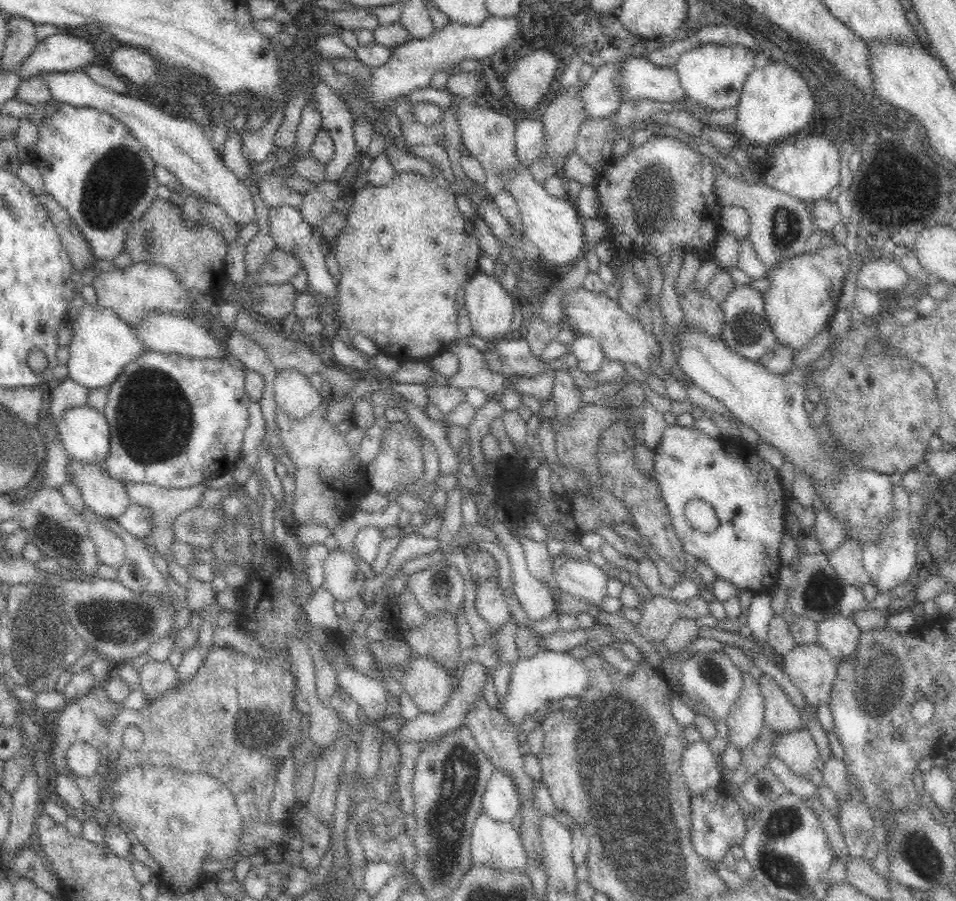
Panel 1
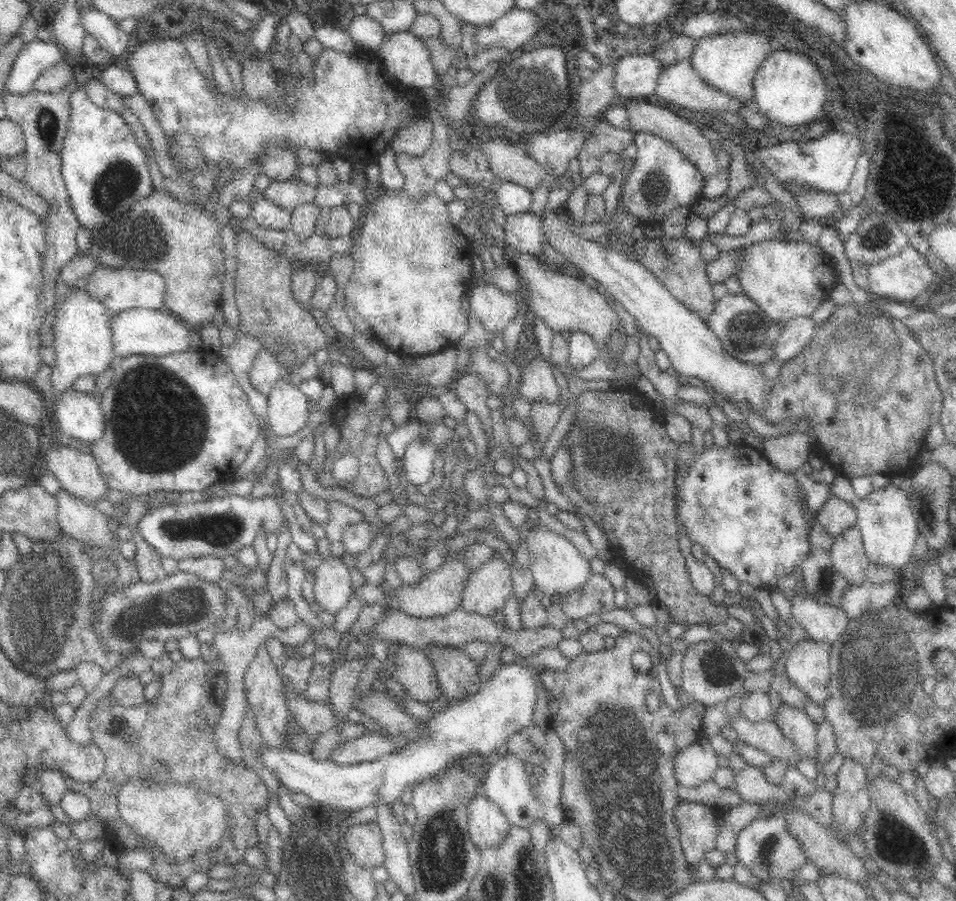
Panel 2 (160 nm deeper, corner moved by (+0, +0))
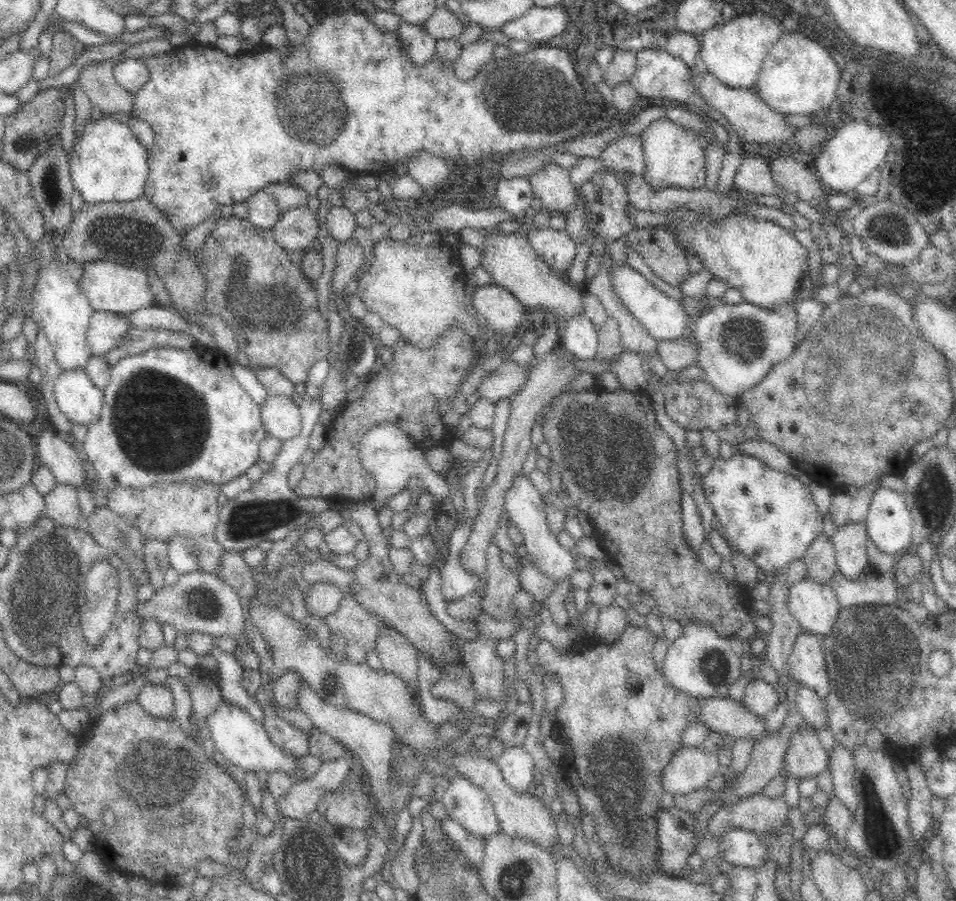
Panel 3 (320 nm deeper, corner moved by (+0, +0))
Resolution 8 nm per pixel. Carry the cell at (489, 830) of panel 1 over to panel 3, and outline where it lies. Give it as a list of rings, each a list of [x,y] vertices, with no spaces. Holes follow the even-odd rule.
[[[458,774],[455,778],[450,779],[449,786],[442,797],[441,803],[444,804],[449,818],[454,819],[470,835],[489,838],[500,831],[489,794],[480,785],[474,784],[463,774]]]

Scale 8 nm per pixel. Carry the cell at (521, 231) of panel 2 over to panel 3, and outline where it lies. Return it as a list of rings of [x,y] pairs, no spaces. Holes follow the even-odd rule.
[[[533,227],[525,237],[552,272],[568,271],[576,254],[576,243],[564,229]]]

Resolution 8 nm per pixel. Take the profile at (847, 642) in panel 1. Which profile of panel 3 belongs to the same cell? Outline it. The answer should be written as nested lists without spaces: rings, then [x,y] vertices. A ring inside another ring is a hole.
[[[804,576],[802,580],[796,581],[786,592],[786,607],[790,615],[796,620],[796,623],[802,629],[802,632],[808,632],[822,636],[828,634],[835,624],[837,615],[841,607],[834,589],[828,582],[823,580],[812,580],[809,576]]]

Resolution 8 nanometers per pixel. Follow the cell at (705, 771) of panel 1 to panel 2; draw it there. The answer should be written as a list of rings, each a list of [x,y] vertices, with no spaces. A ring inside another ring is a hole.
[[[699,736],[694,744],[684,748],[675,757],[673,771],[679,787],[698,788],[713,780],[718,767],[711,741]]]

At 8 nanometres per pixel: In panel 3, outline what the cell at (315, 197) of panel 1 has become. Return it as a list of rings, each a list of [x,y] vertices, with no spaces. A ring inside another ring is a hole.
[[[301,206],[282,212],[270,231],[276,243],[291,253],[312,246],[318,236],[318,229],[316,212]]]

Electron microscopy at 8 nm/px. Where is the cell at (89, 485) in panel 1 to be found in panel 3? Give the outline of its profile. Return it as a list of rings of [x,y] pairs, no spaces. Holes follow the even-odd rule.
[[[53,430],[42,432],[36,440],[38,462],[46,465],[54,474],[56,482],[74,487],[83,487],[82,462],[71,441]]]

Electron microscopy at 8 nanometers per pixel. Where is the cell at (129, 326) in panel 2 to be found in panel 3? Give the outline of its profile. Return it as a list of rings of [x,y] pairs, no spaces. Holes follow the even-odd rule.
[[[93,311],[90,316],[90,324],[86,330],[86,347],[92,357],[103,356],[110,352],[110,348],[116,344],[116,340],[127,331],[124,316],[118,313]]]

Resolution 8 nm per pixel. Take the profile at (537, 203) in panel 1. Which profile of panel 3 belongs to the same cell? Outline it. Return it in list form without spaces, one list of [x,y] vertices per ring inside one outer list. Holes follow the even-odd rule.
[[[617,266],[613,272],[612,282],[614,290],[620,301],[643,325],[644,328],[650,333],[652,338],[656,340],[674,340],[686,334],[688,322],[692,323],[688,318],[686,309],[681,305],[679,300],[669,298],[666,293],[658,290],[655,285],[650,283],[639,271],[632,267]]]

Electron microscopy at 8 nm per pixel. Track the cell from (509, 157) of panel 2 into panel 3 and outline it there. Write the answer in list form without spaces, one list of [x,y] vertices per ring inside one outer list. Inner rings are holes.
[[[549,164],[537,170],[529,181],[533,193],[549,212],[568,214],[574,210],[579,199],[579,190],[570,181],[570,170]]]

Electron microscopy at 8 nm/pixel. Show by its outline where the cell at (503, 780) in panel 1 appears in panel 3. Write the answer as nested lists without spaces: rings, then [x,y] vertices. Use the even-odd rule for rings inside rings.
[[[523,745],[507,748],[497,765],[503,779],[515,791],[526,793],[530,783],[535,781],[535,763]]]

